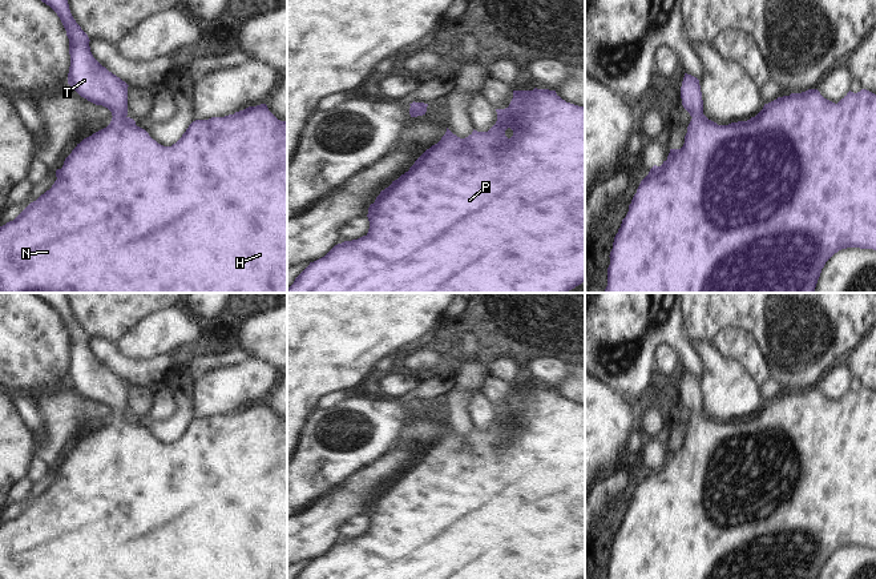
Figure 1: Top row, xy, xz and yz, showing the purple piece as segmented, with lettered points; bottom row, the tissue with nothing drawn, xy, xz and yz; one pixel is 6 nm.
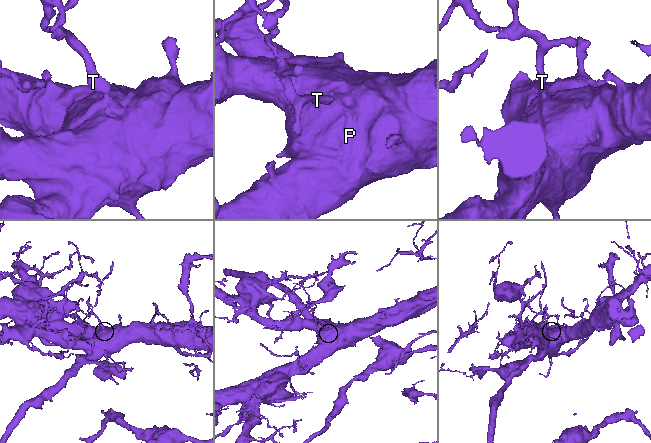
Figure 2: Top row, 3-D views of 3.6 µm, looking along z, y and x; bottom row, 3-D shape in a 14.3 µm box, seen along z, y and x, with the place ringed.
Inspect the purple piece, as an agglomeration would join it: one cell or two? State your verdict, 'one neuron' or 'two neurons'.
one neuron

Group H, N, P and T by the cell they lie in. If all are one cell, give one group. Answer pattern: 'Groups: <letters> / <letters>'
Groups: H N P T.

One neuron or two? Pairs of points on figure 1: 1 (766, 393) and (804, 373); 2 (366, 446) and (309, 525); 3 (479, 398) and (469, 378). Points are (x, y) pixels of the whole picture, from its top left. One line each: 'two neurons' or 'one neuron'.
1: two neurons
2: two neurons
3: two neurons

